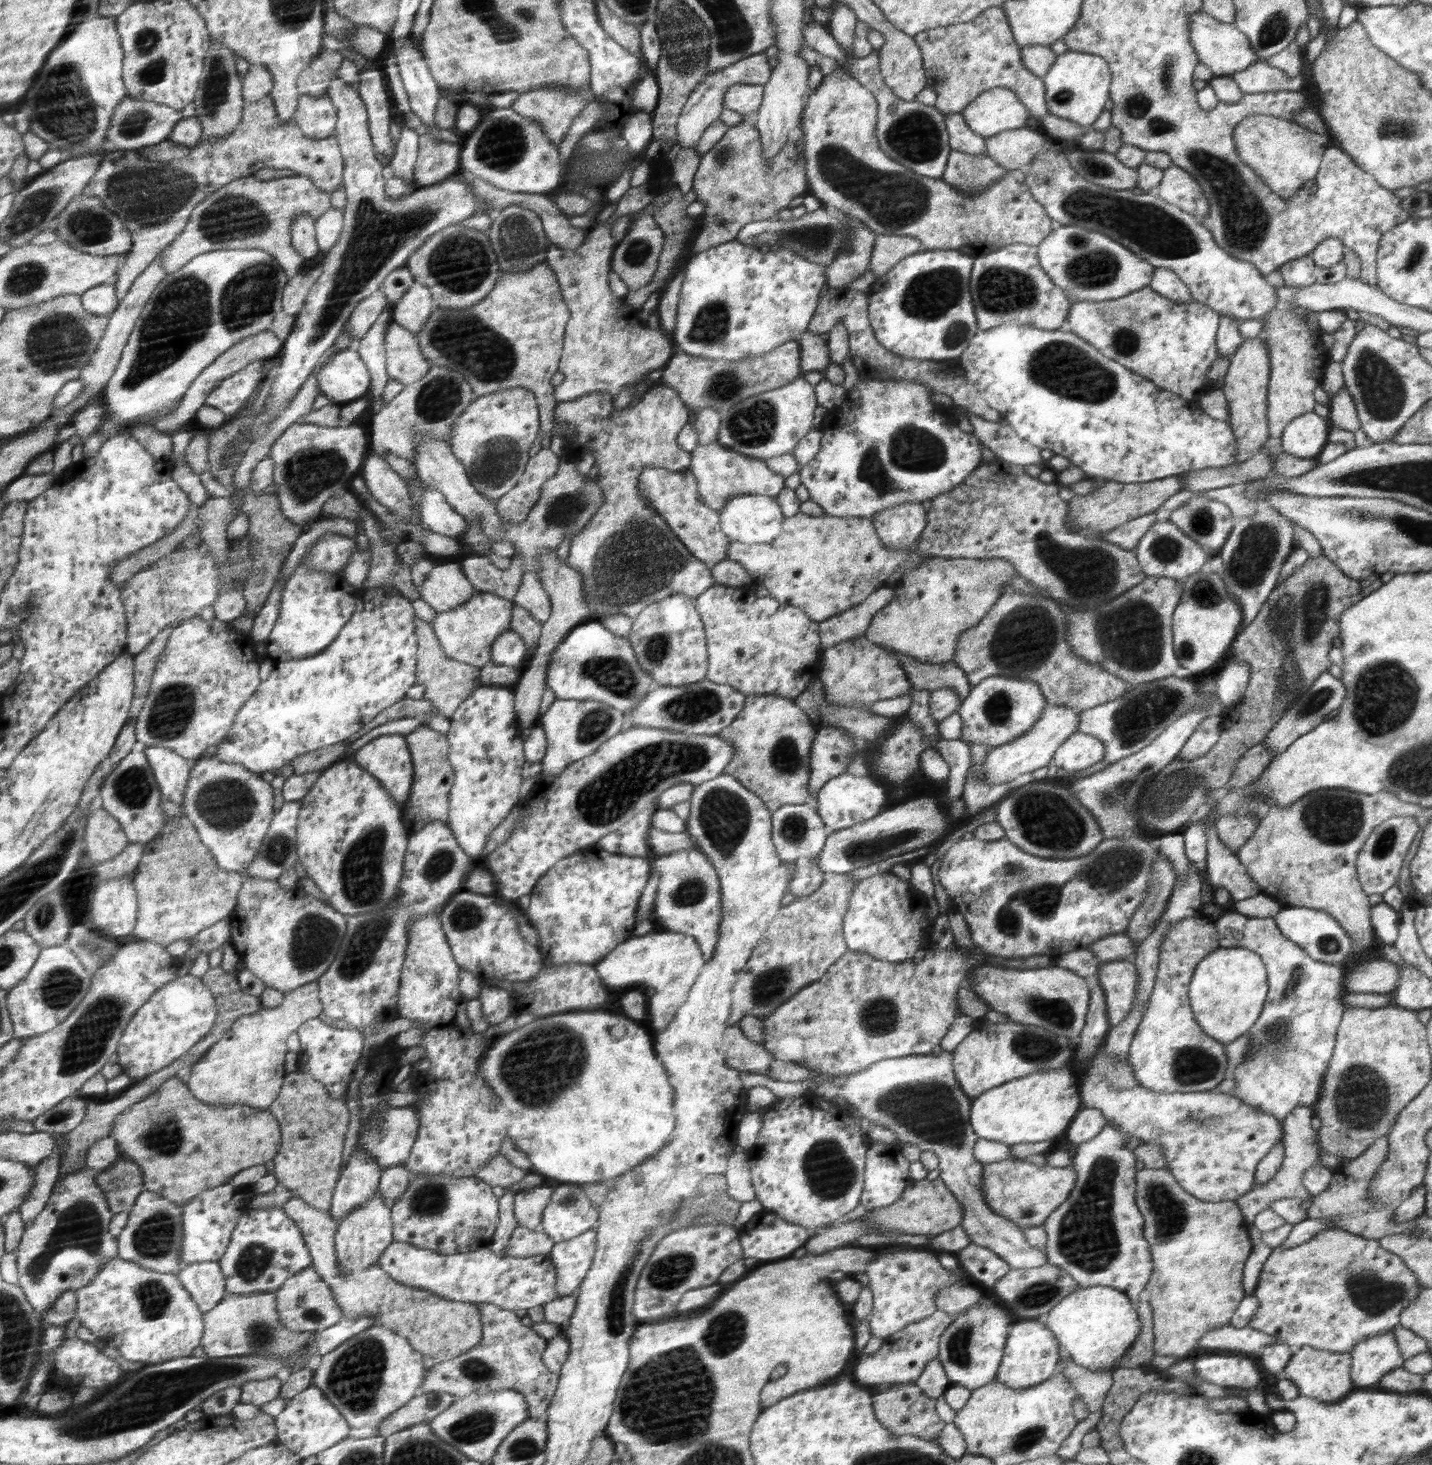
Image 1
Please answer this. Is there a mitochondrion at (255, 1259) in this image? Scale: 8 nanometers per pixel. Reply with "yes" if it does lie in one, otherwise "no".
yes

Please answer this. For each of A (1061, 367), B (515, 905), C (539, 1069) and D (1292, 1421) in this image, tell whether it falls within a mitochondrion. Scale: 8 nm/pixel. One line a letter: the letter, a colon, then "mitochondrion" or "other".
A: mitochondrion
B: other
C: mitochondrion
D: other

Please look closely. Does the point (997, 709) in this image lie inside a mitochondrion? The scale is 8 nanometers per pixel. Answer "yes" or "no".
yes

